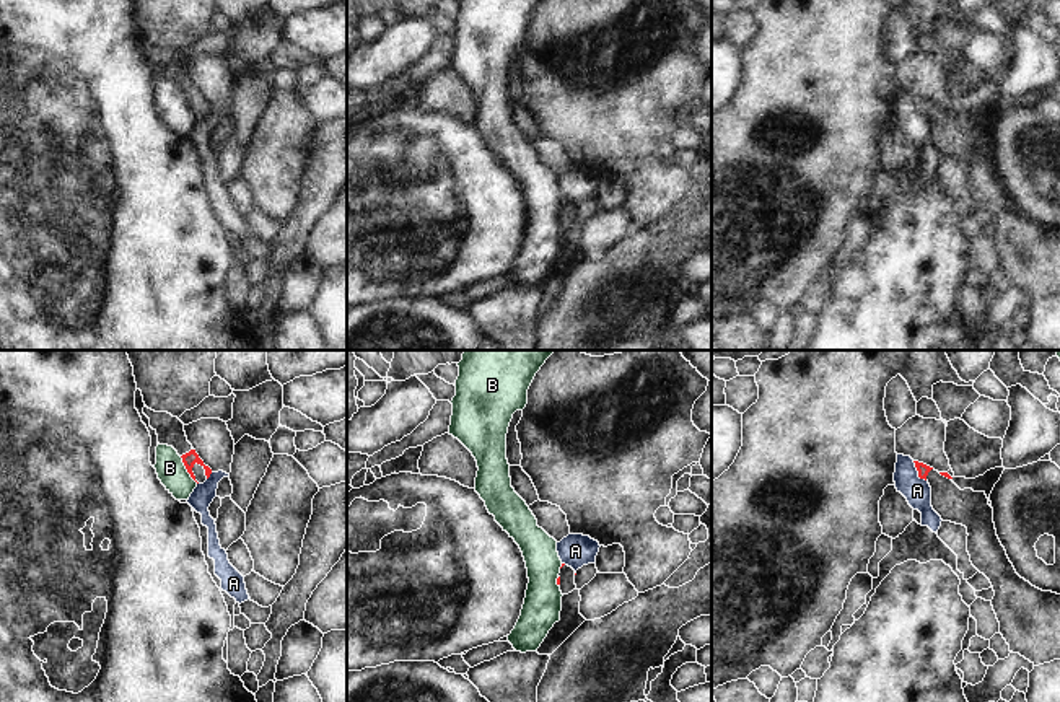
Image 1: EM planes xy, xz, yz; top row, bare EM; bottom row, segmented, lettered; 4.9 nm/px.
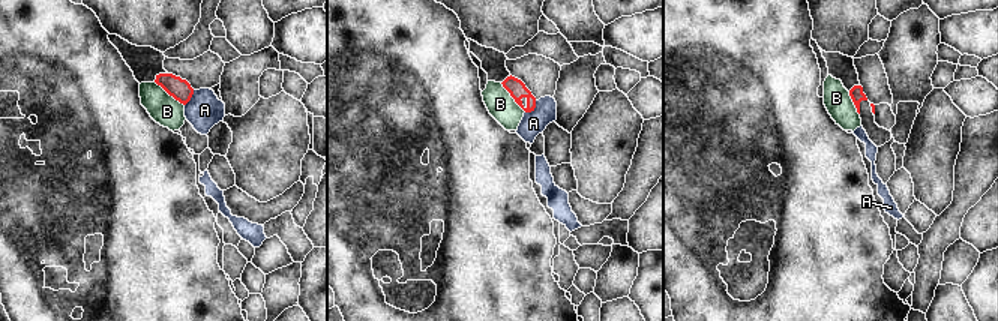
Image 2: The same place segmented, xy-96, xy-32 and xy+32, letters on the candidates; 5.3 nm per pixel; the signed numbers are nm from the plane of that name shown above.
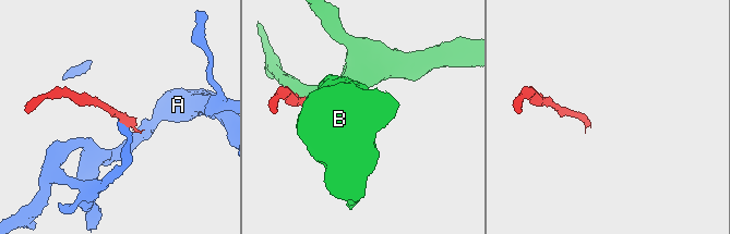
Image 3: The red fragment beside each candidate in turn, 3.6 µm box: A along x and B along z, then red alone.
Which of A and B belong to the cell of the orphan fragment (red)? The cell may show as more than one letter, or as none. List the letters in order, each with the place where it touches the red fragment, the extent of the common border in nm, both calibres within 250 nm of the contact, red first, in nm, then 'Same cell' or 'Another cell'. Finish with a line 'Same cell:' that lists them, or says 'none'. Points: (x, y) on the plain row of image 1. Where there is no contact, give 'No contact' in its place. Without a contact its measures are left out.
A: Touches red at yz (919, 108). Shared border 120 nm. Thickness 60 nm (red) against 130 nm. Another cell
B: Touches red at xy (186, 103). Shared border 160 nm. Thickness 70 nm (red) against 140 nm. Another cell
Same cell: none.

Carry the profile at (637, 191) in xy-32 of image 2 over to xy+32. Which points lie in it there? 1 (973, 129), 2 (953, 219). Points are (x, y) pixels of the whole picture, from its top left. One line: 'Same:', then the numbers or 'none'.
Same: 1, 2

